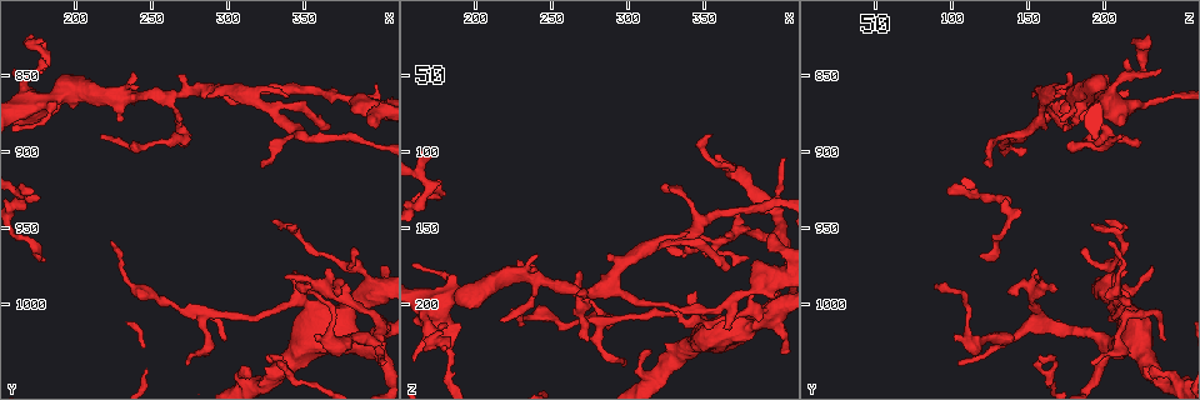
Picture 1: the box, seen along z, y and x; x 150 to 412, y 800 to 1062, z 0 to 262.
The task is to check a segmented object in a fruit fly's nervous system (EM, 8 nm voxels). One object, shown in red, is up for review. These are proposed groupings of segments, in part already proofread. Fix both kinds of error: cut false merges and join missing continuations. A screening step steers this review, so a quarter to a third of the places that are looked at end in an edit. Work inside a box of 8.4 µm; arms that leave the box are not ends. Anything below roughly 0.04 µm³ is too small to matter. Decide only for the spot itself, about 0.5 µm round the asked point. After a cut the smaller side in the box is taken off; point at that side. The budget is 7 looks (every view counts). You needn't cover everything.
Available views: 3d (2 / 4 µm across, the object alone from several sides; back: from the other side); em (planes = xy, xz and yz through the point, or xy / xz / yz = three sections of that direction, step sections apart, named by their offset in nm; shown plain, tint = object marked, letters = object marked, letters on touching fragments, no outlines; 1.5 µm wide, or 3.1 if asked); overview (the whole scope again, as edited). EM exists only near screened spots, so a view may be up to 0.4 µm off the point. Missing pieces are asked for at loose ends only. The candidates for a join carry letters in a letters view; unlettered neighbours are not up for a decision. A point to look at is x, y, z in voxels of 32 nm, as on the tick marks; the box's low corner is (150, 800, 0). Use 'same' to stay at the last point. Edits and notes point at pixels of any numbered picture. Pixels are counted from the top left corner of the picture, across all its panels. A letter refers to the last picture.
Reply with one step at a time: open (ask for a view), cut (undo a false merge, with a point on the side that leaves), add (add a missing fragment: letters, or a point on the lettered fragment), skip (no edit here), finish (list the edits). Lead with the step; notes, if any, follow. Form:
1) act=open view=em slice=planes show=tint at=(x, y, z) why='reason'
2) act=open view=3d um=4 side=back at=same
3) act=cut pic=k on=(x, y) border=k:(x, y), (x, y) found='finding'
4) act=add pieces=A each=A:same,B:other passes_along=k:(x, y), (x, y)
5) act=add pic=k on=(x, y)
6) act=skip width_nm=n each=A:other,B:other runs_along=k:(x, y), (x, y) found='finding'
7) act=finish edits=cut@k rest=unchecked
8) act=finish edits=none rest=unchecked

act=open view=em slice=xz step=4 show=tint at=(268, 850, 192) why='free end'

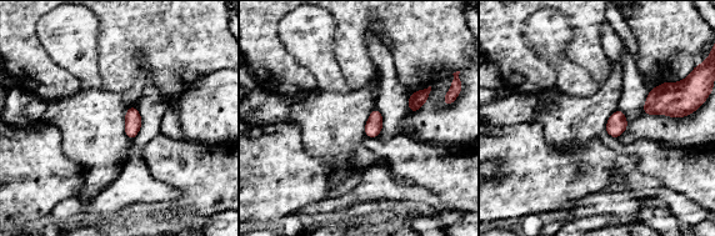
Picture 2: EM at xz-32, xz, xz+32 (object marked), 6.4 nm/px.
act=open view=em slice=planes show=letters at=same why='another direction'

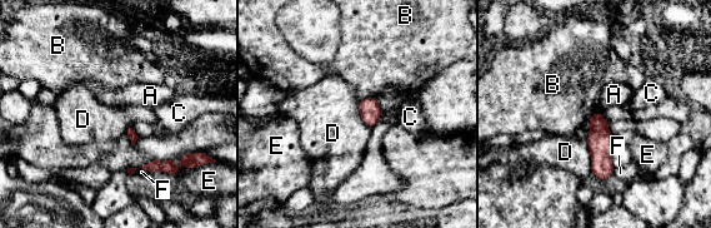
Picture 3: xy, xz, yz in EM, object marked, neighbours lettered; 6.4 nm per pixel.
act=skip longest_contact=D:220nm each=A:other,B:other,C:other,D:other,E:other,F:other border=3:(375, 97), (367, 97), (361, 100) found='no lettered fragment goes on from it'

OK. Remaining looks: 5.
act=open view=em slice=planes show=tint at=(322, 906, 122) why='tapers out'

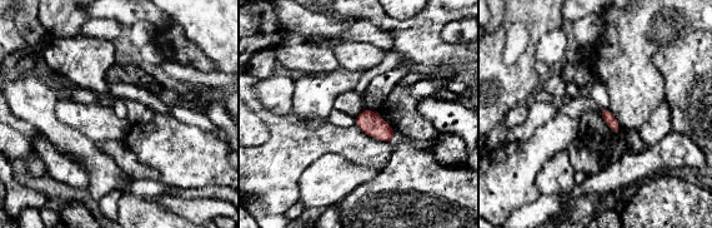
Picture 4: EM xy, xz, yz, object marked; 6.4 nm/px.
act=open view=em slice=planes show=letters at=same why='what lies round it'

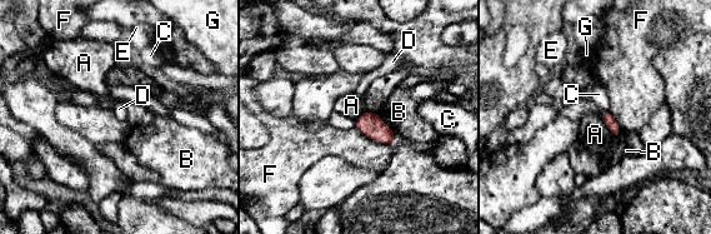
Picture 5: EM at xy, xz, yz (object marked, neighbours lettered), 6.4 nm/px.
act=skip longest_contact=F:280nm each=A:other,B:other,C:other,D:other,E:other,F:other,G:other border=5:(609, 110), (601, 113) found='no lettered fragment goes on from it'

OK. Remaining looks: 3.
act=open view=em slice=planes show=tint at=(190, 866, 212) why='an open end'

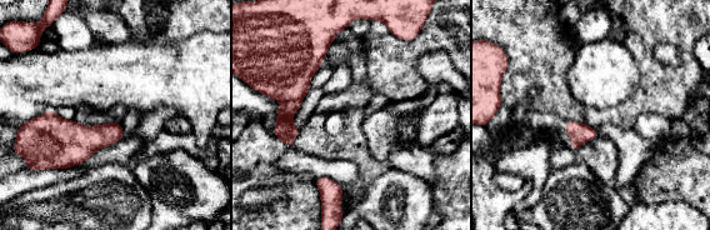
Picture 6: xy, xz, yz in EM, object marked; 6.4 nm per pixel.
act=open view=em slice=planes show=letters at=same

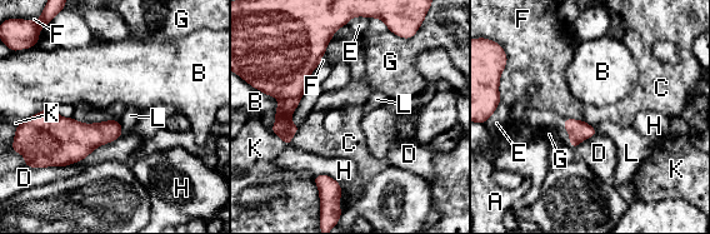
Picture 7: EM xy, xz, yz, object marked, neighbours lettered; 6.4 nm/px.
act=skip longest_contact=D:500nm each=A:other,B:other,C:other,D:other,E:other,F:other,G:other,H:other,K:other,L:other found='no lettered fragment goes on from it'

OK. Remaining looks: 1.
act=finish edits=none rest=unchecked

